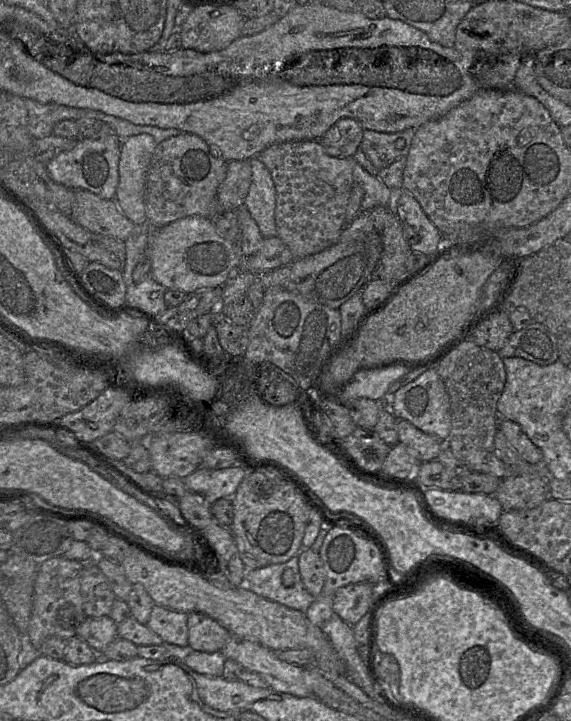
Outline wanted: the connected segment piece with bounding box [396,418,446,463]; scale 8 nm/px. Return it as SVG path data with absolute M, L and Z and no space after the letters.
M396 418L399 443L410 449L410 453L421 463L436 460L445 442L416 428L409 421Z

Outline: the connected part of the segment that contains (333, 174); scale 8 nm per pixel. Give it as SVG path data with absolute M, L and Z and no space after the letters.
M290 141L273 144L256 157L270 171L276 189L275 223L277 237L290 249L293 260L317 254L339 240L346 225L346 209L353 186L354 158L339 158L328 155L319 141Z

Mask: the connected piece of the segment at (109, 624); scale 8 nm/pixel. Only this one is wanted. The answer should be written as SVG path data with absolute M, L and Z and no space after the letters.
M110 616L86 617L77 628L76 636L100 655L118 637L117 625Z

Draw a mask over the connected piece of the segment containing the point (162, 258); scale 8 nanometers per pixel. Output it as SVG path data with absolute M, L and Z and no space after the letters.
M201 216L180 218L157 229L149 247L149 276L167 290L178 290L186 294L221 288L238 269L242 259L239 244L221 237L215 229L214 219Z

